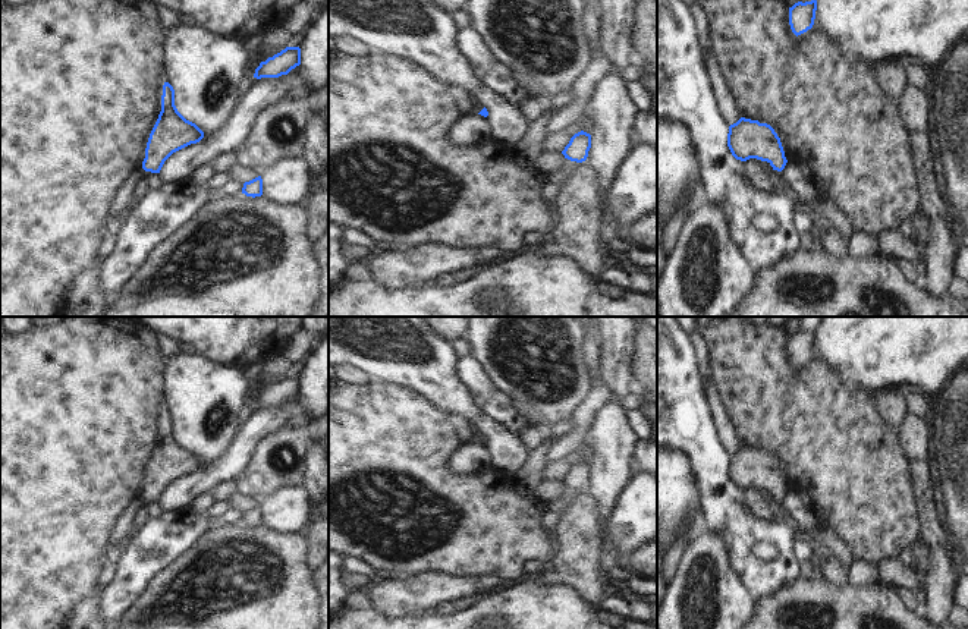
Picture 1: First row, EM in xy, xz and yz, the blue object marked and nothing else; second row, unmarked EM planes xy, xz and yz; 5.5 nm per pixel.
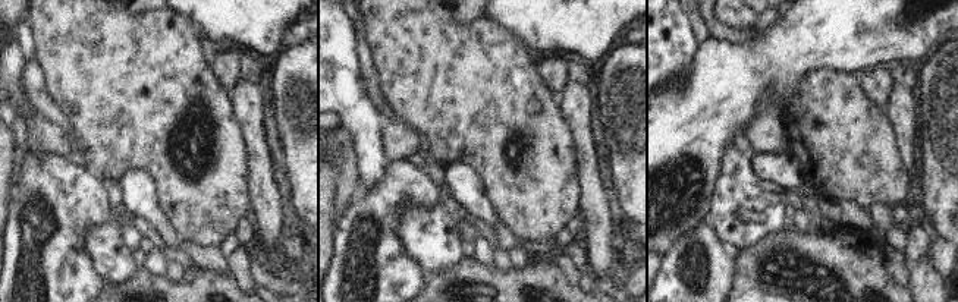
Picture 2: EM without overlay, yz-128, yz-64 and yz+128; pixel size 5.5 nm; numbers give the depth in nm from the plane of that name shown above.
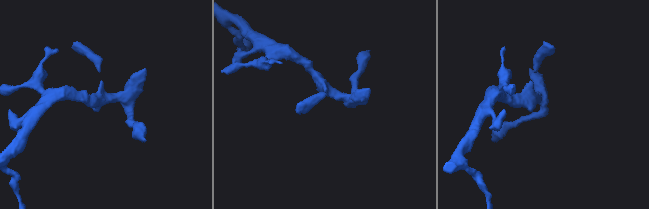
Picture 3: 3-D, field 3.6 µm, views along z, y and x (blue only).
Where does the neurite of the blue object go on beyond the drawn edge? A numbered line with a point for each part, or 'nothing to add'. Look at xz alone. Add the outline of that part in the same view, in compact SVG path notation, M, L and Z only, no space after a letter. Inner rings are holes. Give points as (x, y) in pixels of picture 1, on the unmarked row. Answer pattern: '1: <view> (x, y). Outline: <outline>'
nothing to add.

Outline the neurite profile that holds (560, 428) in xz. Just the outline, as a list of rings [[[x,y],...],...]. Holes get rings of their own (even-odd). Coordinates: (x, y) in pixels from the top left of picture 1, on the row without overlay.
[[[571,422],[553,424],[553,425],[550,425],[544,440],[547,440],[549,443],[554,443],[557,438],[560,438],[562,435],[569,433],[571,428],[572,428]]]

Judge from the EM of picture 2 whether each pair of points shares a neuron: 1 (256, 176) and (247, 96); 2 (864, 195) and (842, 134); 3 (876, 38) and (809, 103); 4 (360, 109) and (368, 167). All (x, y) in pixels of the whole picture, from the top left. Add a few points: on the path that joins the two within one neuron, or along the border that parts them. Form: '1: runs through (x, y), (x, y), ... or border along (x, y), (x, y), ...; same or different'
1: runs through (256, 156), (256, 140), (250, 116); same
2: runs through (864, 181), (864, 164), (848, 148); same
3: border along (809, 66), (836, 66), (857, 72); different
4: runs through (366, 123), (368, 153); same

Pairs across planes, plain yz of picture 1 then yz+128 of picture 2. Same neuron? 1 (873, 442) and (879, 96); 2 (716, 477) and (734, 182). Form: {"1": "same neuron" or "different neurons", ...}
{"1": "different neurons", "2": "same neuron"}

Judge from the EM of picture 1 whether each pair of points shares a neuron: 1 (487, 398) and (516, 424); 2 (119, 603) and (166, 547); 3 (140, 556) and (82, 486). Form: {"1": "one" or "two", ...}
{"1": "one", "2": "one", "3": "two"}

